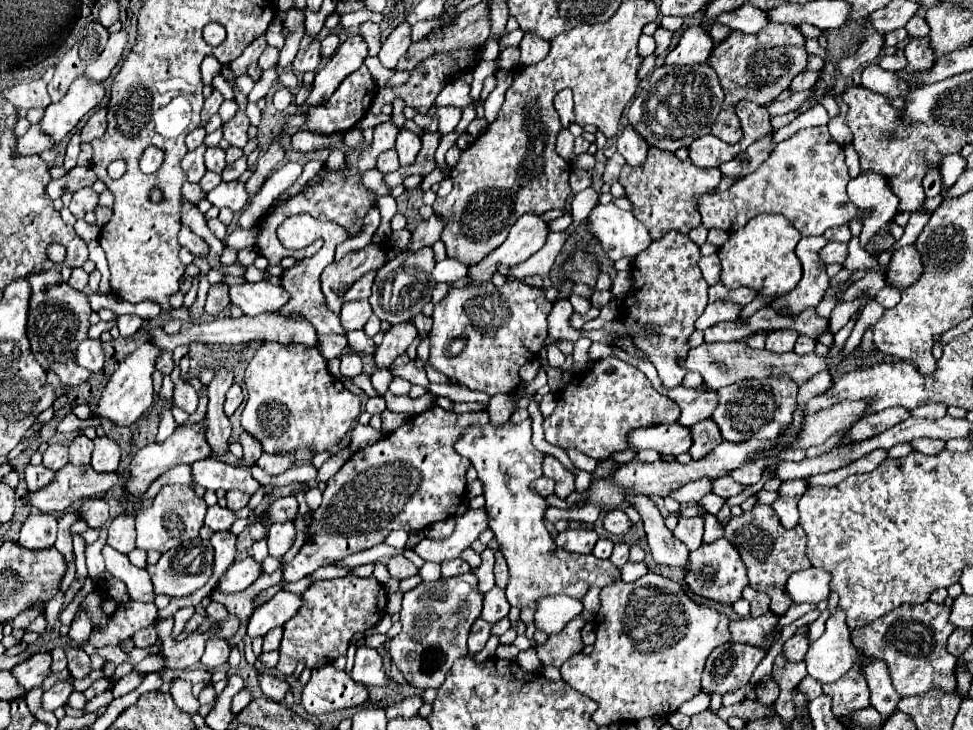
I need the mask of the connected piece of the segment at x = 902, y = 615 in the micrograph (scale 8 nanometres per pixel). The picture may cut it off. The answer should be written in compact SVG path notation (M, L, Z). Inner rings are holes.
M931 600L923 604L903 604L873 624L853 630L851 640L865 654L887 662L893 686L901 696L923 694L931 688L951 692L955 686L957 658L945 650L945 642L955 630L955 626L949 622L949 612L951 610L945 604L935 604Z

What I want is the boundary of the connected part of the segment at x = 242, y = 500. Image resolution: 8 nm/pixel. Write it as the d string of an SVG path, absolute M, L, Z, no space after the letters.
M231 490L227 492L227 508L229 510L239 510L239 508L245 508L249 502L249 496L245 492L239 492L239 490Z

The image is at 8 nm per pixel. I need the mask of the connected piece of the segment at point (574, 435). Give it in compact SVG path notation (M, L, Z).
M603 358L597 360L583 376L573 378L557 396L557 406L549 418L545 418L545 440L559 448L575 448L591 458L607 458L609 454L617 450L627 450L627 434L641 426L655 426L655 424L671 424L677 422L679 412L671 410L671 400L663 394L659 394L647 376L631 366L629 362L617 360L617 358Z

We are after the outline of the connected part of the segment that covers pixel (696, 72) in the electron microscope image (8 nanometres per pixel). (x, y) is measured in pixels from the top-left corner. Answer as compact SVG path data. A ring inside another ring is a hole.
M709 64L661 66L649 74L647 82L635 94L627 112L629 126L635 128L649 146L675 152L711 132L711 126L721 110L723 96L717 74Z

